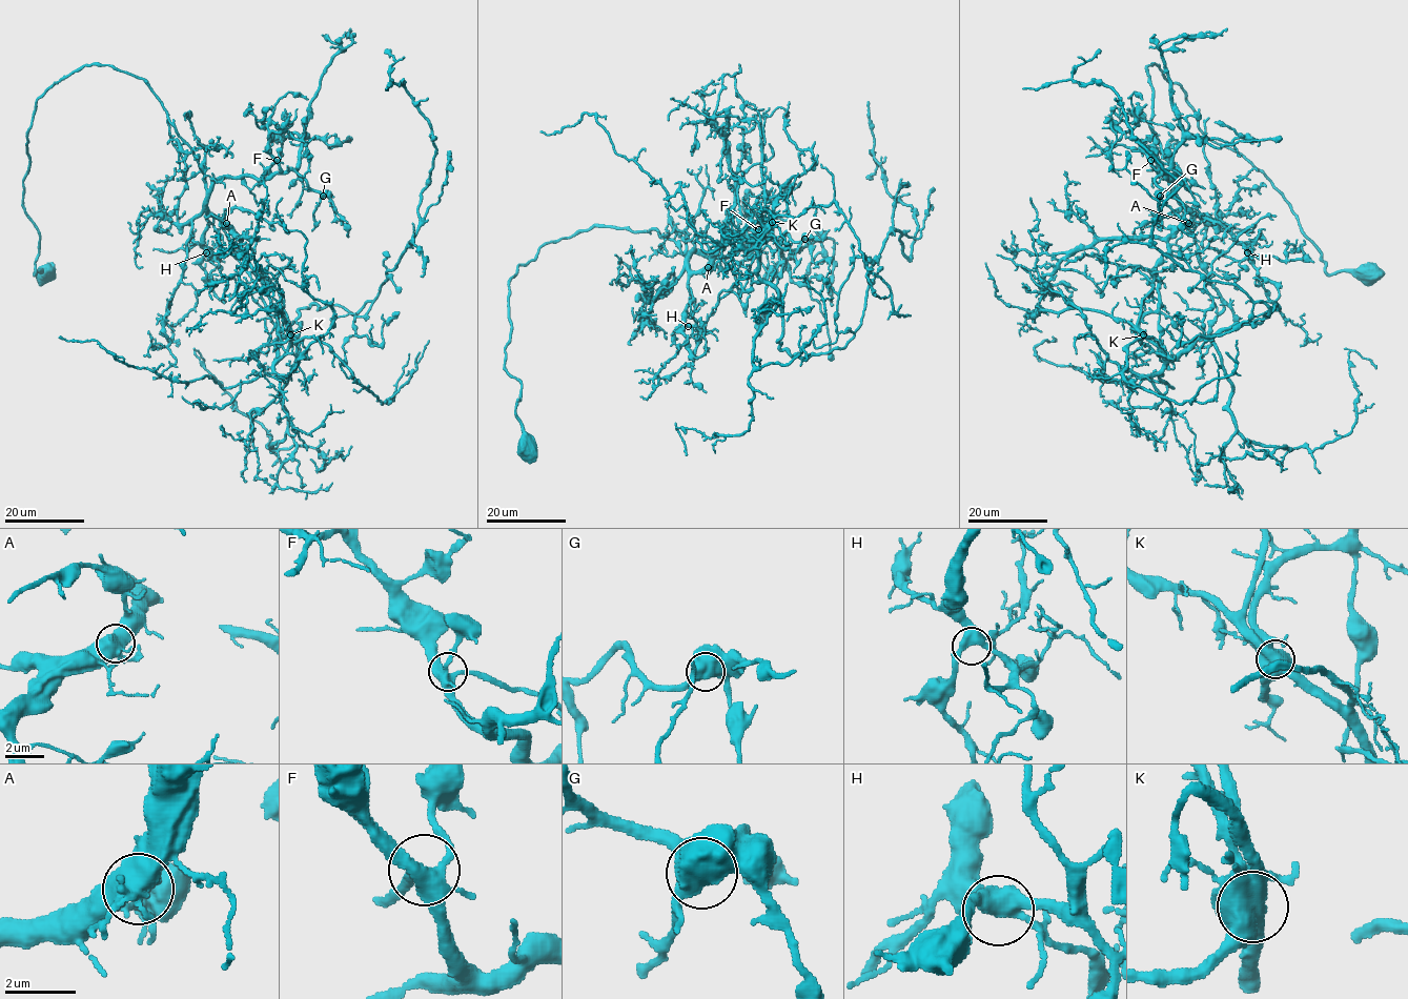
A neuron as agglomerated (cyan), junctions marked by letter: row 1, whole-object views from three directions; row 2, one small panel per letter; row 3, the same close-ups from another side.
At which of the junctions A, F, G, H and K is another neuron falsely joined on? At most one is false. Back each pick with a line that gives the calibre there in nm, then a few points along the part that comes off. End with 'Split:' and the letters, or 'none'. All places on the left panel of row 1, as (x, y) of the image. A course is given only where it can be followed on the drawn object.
K: 650 nm | (291, 334), (277, 360), (301, 307), (353, 313), (372, 302), (416, 229), (432, 129), (401, 82), (386, 88)
Split: K

